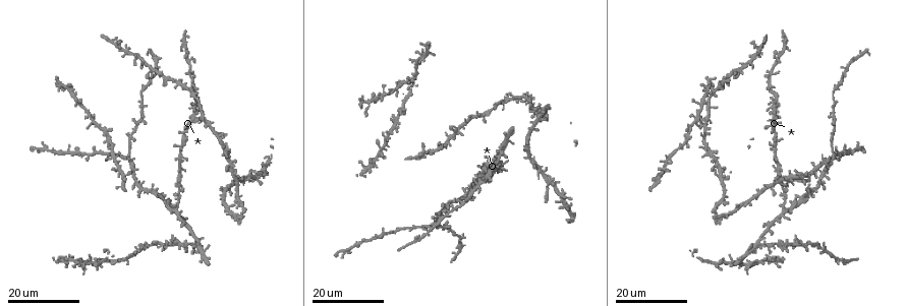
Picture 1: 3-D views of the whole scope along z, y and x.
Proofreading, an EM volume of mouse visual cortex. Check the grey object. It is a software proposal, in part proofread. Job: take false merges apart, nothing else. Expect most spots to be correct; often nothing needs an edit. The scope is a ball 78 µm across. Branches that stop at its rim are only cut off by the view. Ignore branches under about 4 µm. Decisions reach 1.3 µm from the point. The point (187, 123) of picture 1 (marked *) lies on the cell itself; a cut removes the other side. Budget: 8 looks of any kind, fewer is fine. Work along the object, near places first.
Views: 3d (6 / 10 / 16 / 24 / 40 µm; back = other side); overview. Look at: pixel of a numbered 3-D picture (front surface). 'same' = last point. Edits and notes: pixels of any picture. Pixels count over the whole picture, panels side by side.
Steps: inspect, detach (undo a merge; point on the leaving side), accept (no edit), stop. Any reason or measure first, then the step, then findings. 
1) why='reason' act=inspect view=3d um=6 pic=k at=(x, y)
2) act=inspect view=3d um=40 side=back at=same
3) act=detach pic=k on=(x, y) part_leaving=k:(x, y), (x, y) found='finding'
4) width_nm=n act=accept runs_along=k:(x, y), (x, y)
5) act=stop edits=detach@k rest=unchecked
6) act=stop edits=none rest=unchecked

why='thin arm on a thick one' act=inspect view=3d um=24 pic=1 at=(196, 118)

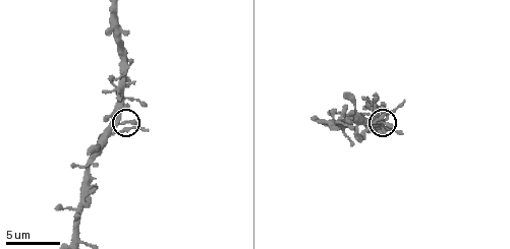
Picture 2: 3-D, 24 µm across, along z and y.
act=inspect view=3d um=6 pic=2 at=(119, 118)

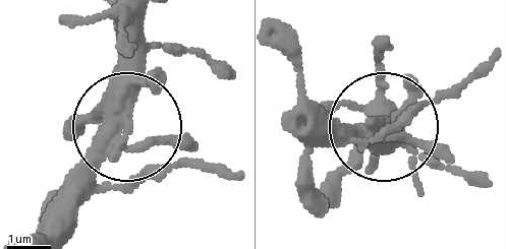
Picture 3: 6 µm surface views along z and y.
act=accept runs_along=3:(50, 202), (119, 136), (167, 163), (218, 170) found='continuous, no second cell'

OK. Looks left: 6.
why='four or more arms meet' act=inspect view=3d um=16 pic=1 at=(766, 224)

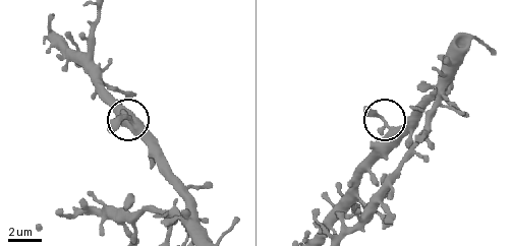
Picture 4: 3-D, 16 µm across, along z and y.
act=inspect view=3d um=6 pic=4 at=(392, 129)

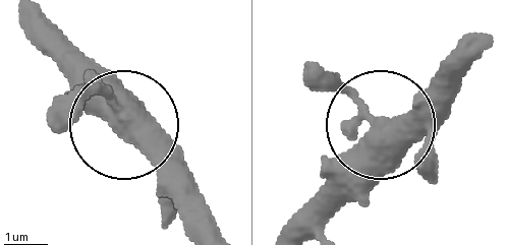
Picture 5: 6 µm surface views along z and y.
side_arm_um=33 arms=4 act=accept found='continuous, no second cell'

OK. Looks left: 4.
why='three arms meet' act=inspect view=3d um=16 pic=1 at=(499, 153)

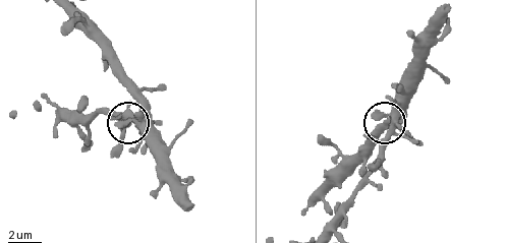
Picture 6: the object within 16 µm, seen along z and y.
act=inspect view=3d um=6 pic=6 at=(393, 120)

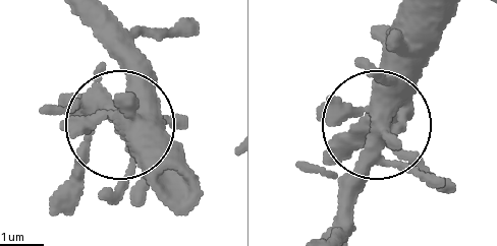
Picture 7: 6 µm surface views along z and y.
width_nm=400 act=accept found='continuous, no second cell'

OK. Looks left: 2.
act=inspect view=3d um=16 pic=1 at=(839, 258)

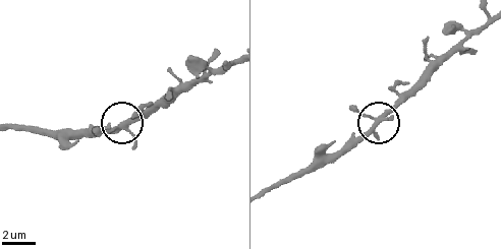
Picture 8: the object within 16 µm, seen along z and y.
act=inspect view=3d um=10 pic=8 at=(373, 120)

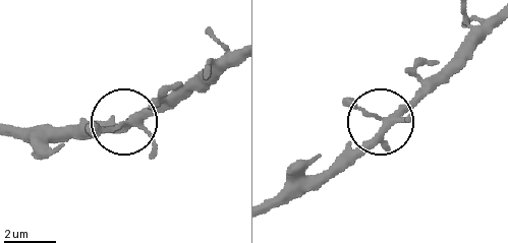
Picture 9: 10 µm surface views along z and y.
arms=5 act=accept found='one cell here'

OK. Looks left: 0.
act=stop edits=none rest=unchecked

